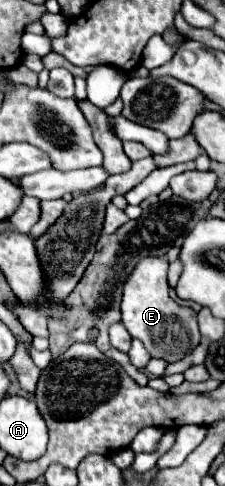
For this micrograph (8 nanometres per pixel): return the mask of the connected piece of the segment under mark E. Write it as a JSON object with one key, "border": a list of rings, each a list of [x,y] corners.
{"border":[[[142,258],[140,260],[132,276],[124,282],[122,324],[126,326],[132,338],[138,338],[144,342],[152,358],[176,362],[176,360],[182,360],[182,356],[186,356],[200,344],[200,332],[198,332],[196,312],[190,308],[178,306],[170,298],[166,270],[168,270],[168,260],[164,258]]]}

